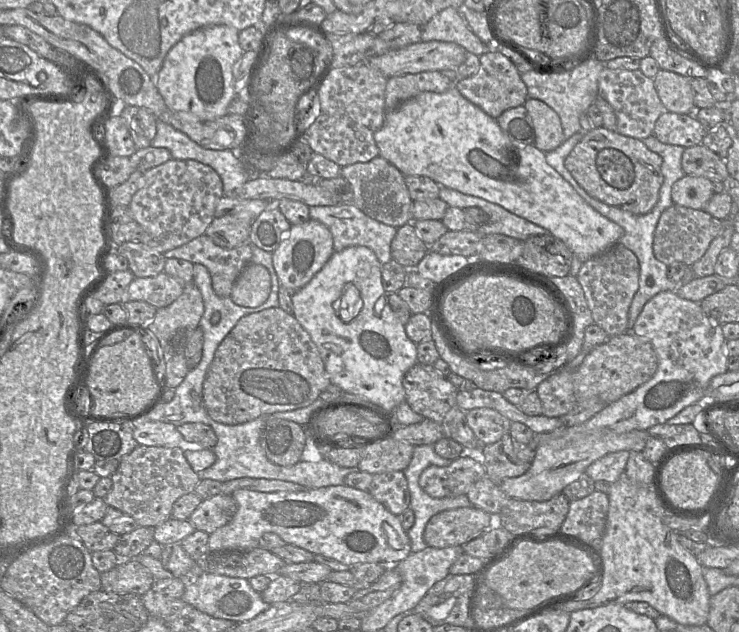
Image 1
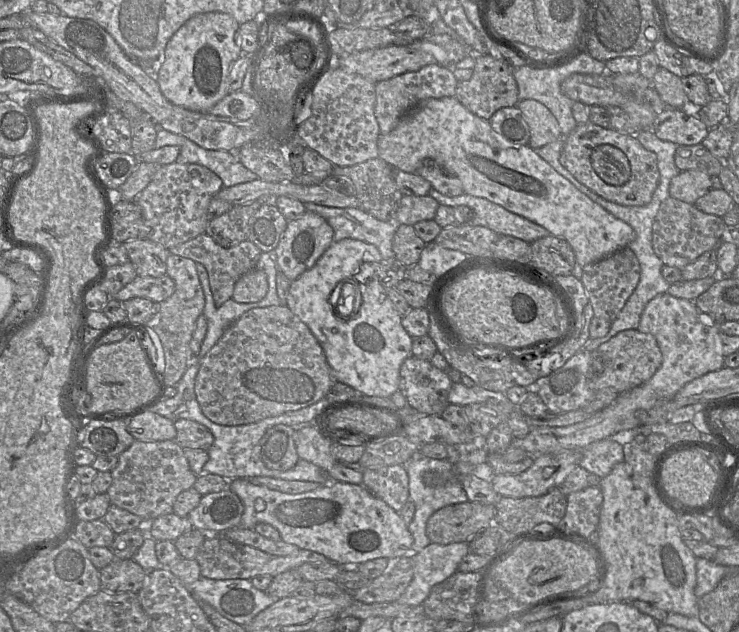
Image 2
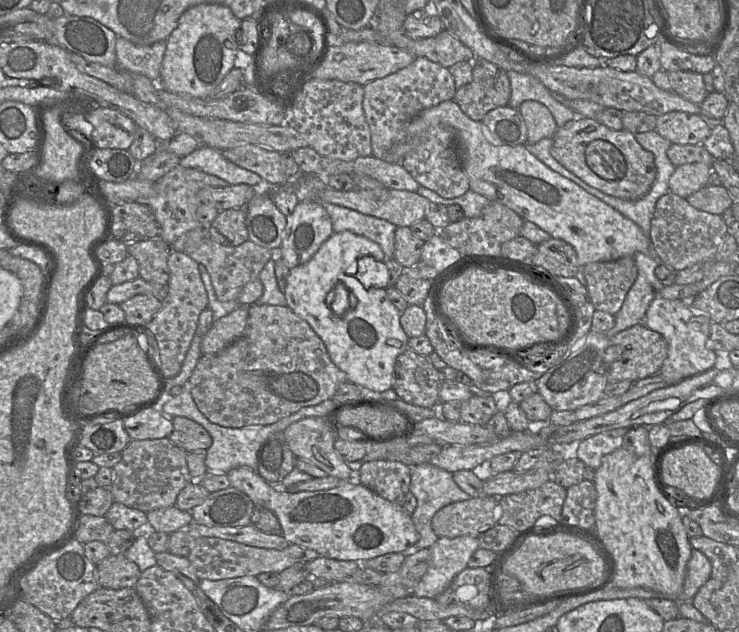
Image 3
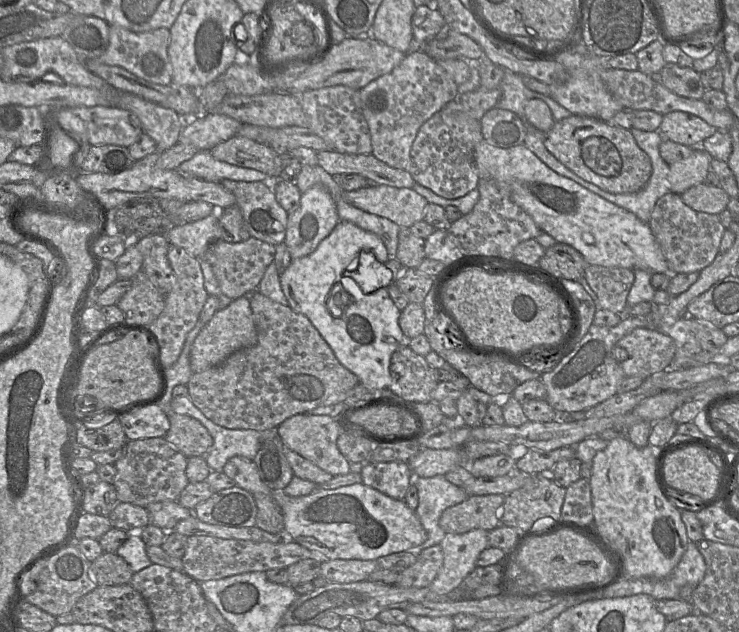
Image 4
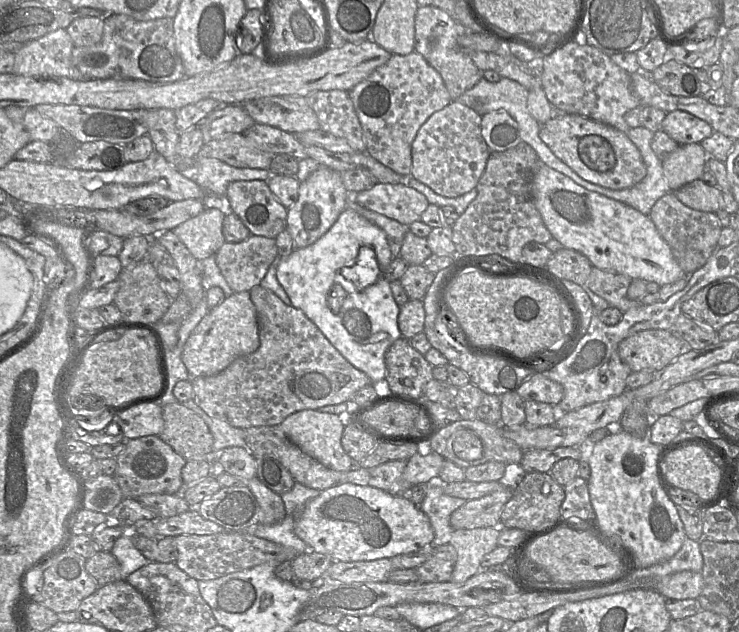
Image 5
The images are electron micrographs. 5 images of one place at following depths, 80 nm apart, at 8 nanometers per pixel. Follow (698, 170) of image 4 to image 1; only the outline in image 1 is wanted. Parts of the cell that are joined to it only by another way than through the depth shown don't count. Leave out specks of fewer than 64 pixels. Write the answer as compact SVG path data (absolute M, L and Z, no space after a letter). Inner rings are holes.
M684 175L671 189L674 204L696 210L703 210L713 194L713 183L701 176Z

